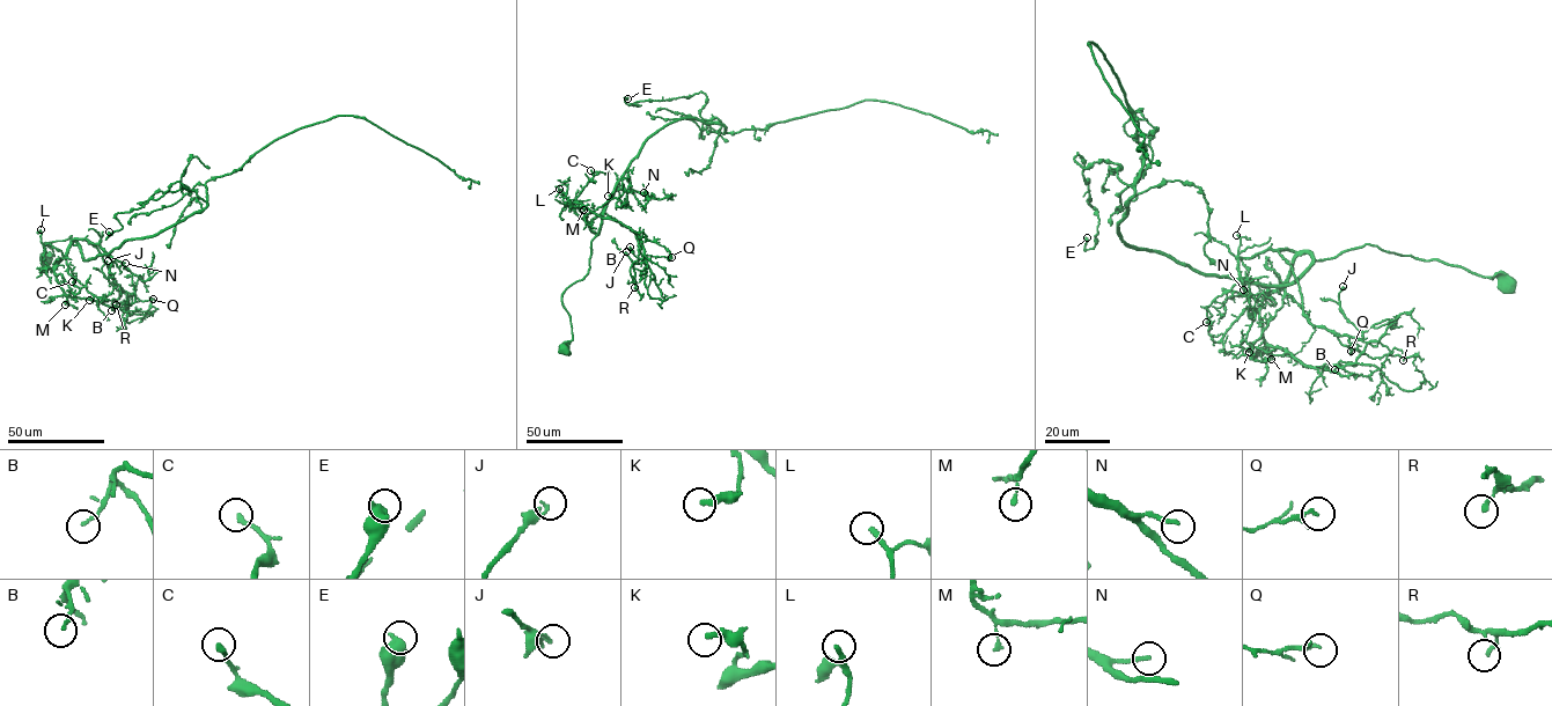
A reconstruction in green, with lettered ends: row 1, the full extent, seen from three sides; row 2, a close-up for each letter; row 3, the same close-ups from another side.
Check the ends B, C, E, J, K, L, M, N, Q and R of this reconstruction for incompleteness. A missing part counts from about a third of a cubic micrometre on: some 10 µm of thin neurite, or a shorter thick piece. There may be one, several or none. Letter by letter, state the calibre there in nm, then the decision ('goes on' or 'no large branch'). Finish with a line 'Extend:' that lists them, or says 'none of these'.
B: calibre 120 nm; no large branch
C: calibre 240 nm; goes on
E: calibre 600 nm; no large branch
J: calibre 260 nm; no large branch
K: calibre 300 nm; no large branch
L: calibre 240 nm; no large branch
M: calibre 160 nm; no large branch
N: calibre 200 nm; goes on
Q: calibre 80 nm; no large branch
R: calibre 190 nm; no large branch
Extend: C, N

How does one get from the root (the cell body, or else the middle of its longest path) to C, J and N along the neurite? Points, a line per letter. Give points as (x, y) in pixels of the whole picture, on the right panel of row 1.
C: (1506, 285), (1497, 276), (1366, 244), (1322, 259), (1299, 254), (1282, 286), (1216, 342), (1206, 322)
J: (1506, 285), (1497, 276), (1369, 244), (1322, 259), (1279, 251), (1306, 317), (1361, 338), (1339, 306), (1343, 286)
N: (1506, 285), (1497, 276), (1366, 244), (1322, 259), (1271, 249), (1242, 257), (1243, 289)

